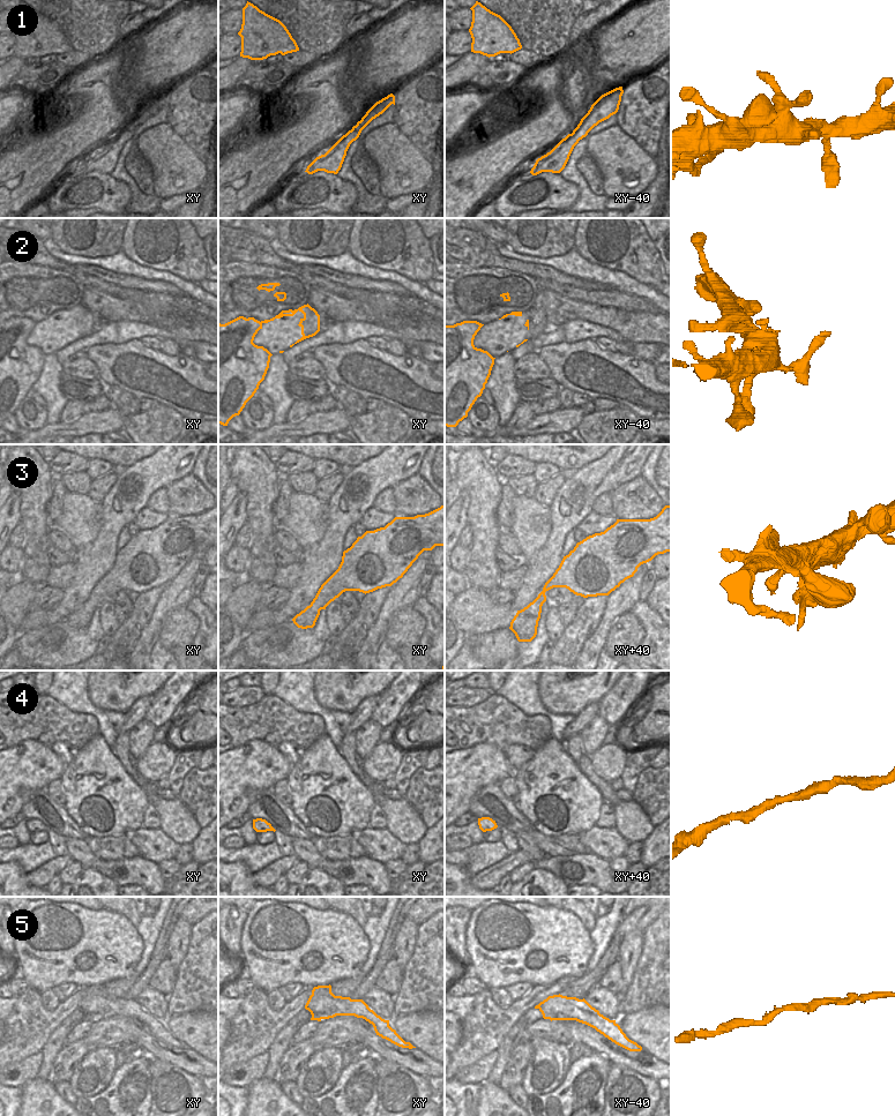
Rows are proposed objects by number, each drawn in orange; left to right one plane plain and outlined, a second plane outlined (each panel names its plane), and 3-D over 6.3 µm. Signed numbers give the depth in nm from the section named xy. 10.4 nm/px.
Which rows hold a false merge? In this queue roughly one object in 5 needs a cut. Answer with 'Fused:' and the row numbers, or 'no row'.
Fused: no row

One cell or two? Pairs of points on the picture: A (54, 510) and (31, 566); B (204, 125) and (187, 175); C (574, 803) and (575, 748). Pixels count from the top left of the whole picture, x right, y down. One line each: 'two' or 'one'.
A: two
B: two
C: two

